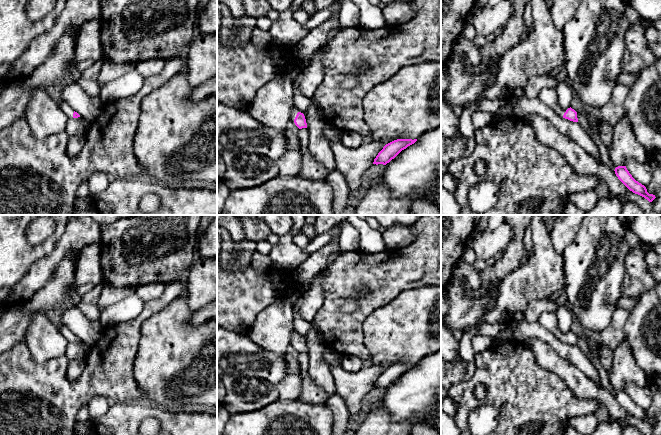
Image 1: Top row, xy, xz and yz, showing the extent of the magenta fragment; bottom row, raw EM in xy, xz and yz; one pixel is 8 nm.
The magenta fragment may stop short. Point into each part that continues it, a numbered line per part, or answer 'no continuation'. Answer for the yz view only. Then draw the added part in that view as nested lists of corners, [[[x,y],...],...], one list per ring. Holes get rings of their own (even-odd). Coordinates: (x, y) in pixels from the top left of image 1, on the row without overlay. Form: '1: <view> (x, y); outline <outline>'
1: yz (548, 319); outline [[[552,311],[542,312],[538,318],[538,322],[547,330],[552,332],[555,336],[557,336],[560,340],[563,341],[567,333],[562,333],[558,329],[557,317],[555,312]]]

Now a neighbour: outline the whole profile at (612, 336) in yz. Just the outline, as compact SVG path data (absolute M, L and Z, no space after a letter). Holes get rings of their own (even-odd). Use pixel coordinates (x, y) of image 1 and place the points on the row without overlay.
M617 307L612 316L610 326L600 332L600 344L602 349L599 352L599 361L606 372L612 365L613 350L625 340L624 325L629 314L629 310Z

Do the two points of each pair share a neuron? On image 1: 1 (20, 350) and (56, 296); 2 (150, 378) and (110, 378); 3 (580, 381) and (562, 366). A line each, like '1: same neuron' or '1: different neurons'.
1: different neurons
2: different neurons
3: same neuron

